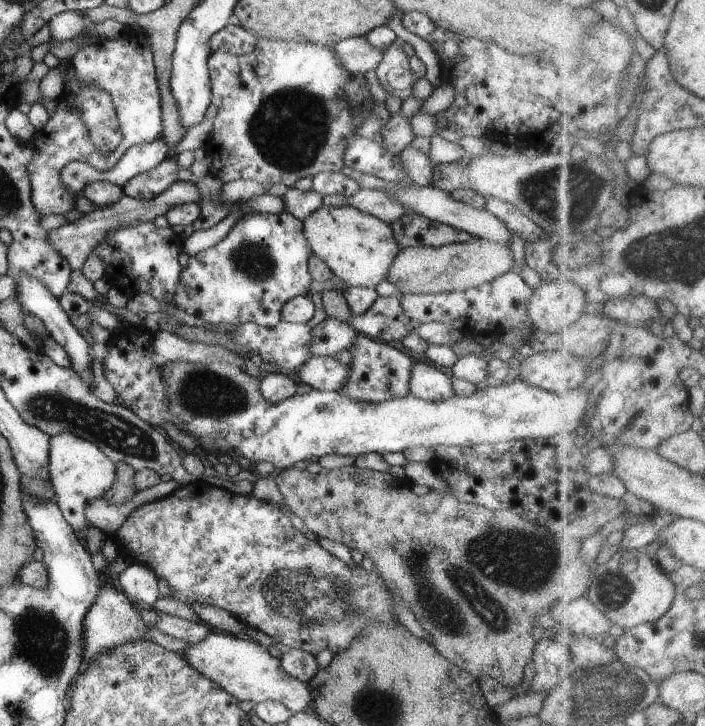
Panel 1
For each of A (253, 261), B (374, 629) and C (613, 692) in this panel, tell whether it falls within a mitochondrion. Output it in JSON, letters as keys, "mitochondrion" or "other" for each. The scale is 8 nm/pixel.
{"A":"mitochondrion","B":"mitochondrion","C":"mitochondrion"}

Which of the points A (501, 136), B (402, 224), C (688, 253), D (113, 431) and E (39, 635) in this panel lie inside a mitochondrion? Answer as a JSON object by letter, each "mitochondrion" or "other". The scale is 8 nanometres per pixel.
{"A":"other","B":"other","C":"mitochondrion","D":"mitochondrion","E":"mitochondrion"}

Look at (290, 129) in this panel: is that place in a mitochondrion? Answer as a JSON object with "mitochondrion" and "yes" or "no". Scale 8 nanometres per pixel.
{"mitochondrion":"yes"}

